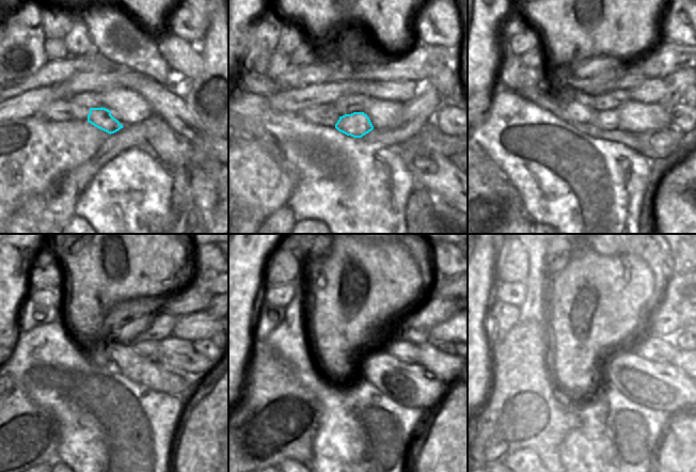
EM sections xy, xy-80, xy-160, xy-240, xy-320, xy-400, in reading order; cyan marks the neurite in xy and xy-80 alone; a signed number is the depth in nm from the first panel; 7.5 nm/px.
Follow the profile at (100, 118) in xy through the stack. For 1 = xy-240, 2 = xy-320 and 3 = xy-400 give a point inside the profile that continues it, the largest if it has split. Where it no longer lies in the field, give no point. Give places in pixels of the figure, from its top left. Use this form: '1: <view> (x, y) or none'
1: xy-240 (148, 349)
2: xy-320 (405, 350)
3: xy-400 (654, 349)

